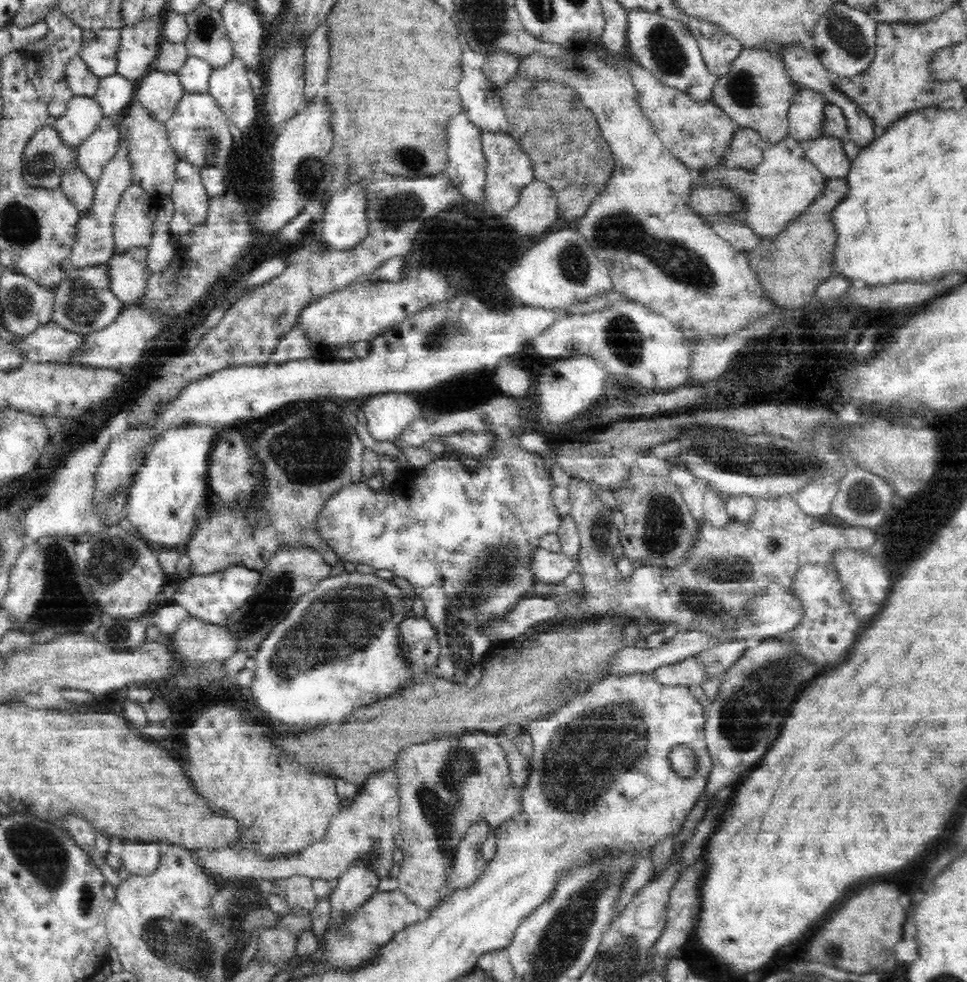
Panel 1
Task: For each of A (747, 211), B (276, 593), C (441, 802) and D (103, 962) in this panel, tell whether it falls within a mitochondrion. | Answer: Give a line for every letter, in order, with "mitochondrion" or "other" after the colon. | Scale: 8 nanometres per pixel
A: other
B: mitochondrion
C: mitochondrion
D: other

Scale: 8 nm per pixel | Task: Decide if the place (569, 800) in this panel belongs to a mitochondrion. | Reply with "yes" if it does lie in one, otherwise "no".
yes

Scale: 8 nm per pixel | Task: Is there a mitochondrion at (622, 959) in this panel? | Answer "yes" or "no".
yes

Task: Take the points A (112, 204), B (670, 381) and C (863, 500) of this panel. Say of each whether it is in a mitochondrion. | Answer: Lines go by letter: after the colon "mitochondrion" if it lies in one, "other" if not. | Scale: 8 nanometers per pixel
A: other
B: other
C: mitochondrion

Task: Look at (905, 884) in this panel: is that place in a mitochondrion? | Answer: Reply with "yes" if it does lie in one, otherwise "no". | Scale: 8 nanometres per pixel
no

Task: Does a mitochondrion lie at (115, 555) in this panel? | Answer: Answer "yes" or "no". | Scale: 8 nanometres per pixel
yes

